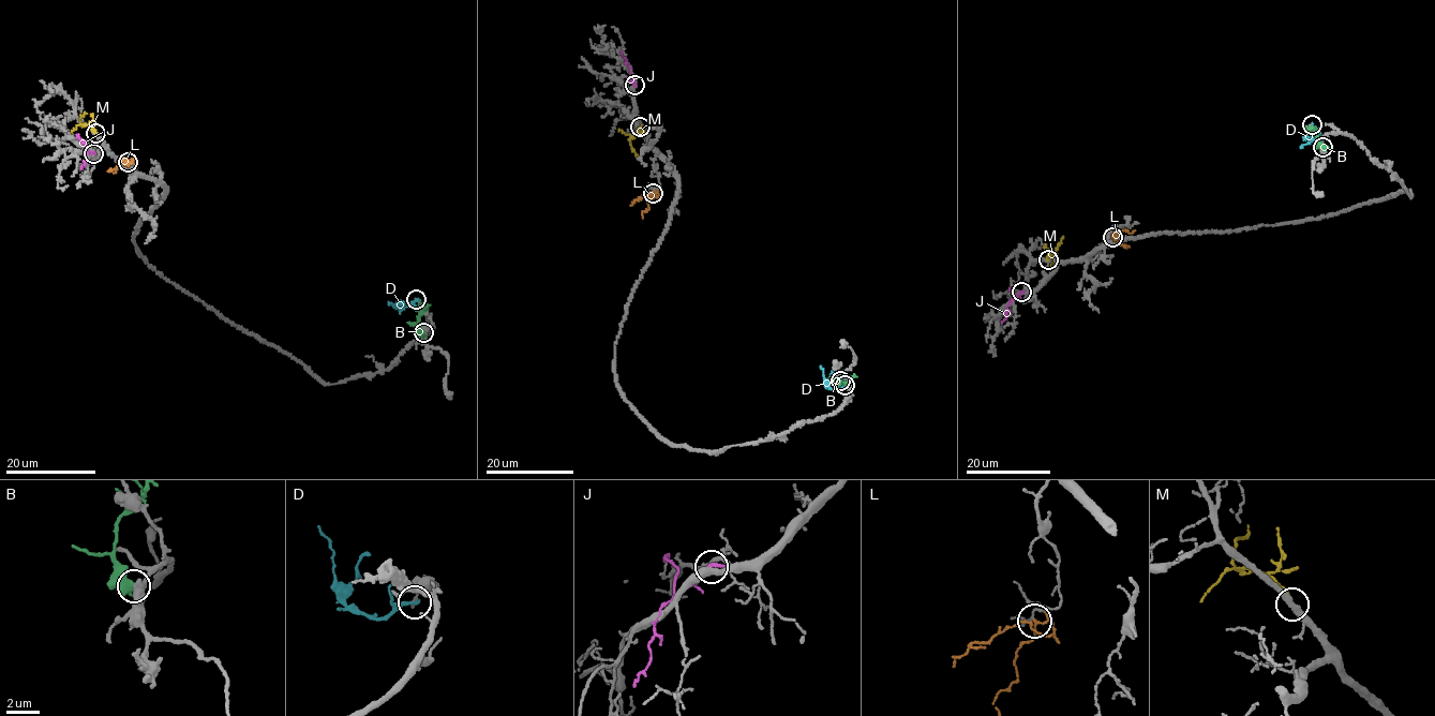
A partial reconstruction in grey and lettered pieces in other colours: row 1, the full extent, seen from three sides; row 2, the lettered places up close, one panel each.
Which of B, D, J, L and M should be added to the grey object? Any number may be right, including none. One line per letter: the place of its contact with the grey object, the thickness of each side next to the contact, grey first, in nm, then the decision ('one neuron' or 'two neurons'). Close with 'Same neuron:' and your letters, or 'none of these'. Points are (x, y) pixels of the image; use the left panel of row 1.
B: meets grey at (423, 332); 480 nm thick on the grey side, 420 nm on the other; two neurons
D: meets grey at (416, 299); 190 nm thick on the grey side, 220 nm on the other; two neurons
J: meets grey at (93, 153); 420 nm thick on the grey side, 280 nm on the other; two neurons
L: meets grey at (128, 162); 120 nm thick on the grey side, 90 nm on the other; two neurons
M: meets grey at (95, 133); 340 nm thick on the grey side, 240 nm on the other; one neuron
Same neuron: M

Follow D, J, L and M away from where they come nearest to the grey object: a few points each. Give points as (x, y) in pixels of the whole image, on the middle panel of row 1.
D: (845, 385), (837, 389), (830, 387), (820, 364)
J: (634, 85), (621, 50)
L: (653, 193), (642, 212), (643, 219)
M: (640, 127), (629, 140), (636, 155)

